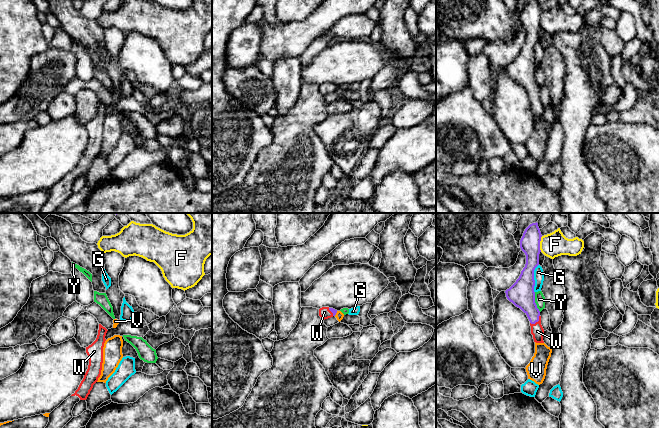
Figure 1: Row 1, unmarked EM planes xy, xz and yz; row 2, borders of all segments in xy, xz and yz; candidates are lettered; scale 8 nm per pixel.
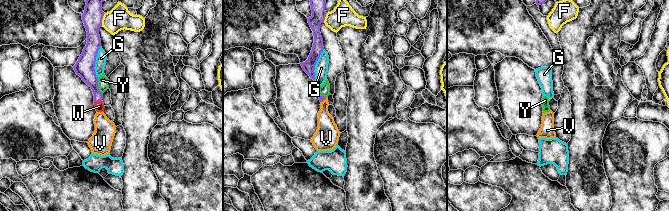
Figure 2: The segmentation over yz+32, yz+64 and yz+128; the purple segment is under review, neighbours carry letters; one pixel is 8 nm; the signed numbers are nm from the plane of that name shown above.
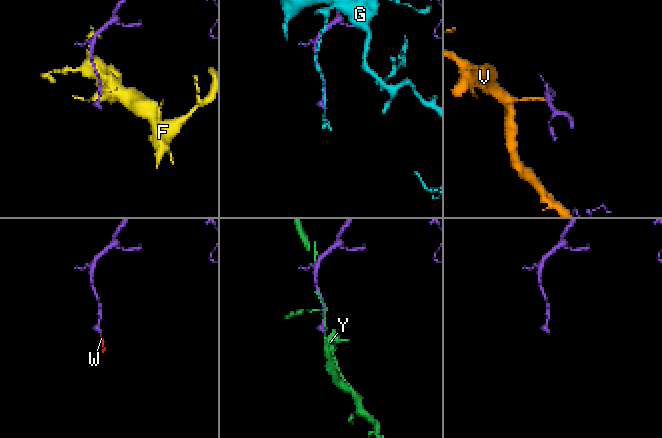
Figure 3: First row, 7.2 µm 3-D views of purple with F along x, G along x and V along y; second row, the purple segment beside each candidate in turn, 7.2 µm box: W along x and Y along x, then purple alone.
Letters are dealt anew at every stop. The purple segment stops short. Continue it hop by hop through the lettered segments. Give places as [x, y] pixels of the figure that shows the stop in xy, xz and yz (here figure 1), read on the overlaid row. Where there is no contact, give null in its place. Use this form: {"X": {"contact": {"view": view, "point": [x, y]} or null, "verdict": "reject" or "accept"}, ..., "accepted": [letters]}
{"F": {"contact": {"view": "yz", "point": [539, 244]}, "verdict": "reject"}, "G": {"contact": {"view": "yz", "point": [533, 278]}, "verdict": "reject"}, "V": {"contact": {"view": "xz", "point": [336, 312]}, "verdict": "reject"}, "W": {"contact": {"view": "yz", "point": [536, 321]}, "verdict": "accept"}, "Y": {"contact": {"view": "yz", "point": [534, 302]}, "verdict": "reject"}, "accepted": ["W"]}

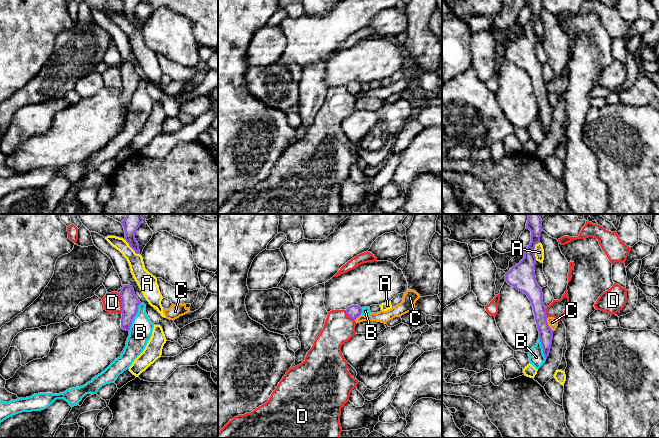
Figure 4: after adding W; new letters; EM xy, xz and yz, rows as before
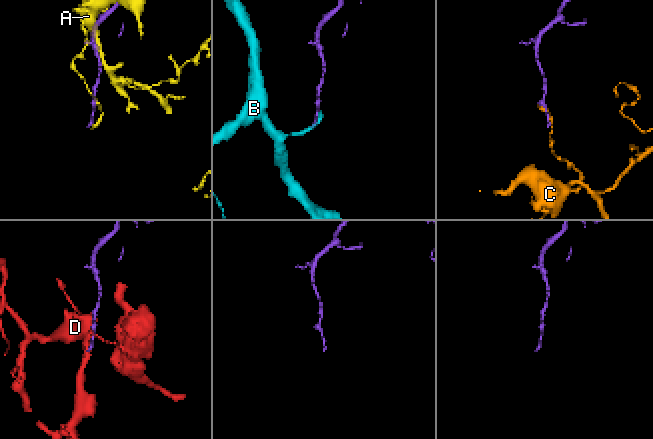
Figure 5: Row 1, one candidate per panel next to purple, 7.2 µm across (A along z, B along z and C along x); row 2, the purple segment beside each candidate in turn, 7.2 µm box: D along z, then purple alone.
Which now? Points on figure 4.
{"A": {"contact": {"view": "yz", "point": [533, 250]}, "verdict": "reject"}, "B": {"contact": {"view": "xy", "point": [134, 316]}, "verdict": "reject"}, "C": {"contact": {"view": "yz", "point": [548, 325]}, "verdict": "reject"}, "D": {"contact": {"view": "xy", "point": [122, 303]}, "verdict": "reject"}, "accepted": []}

